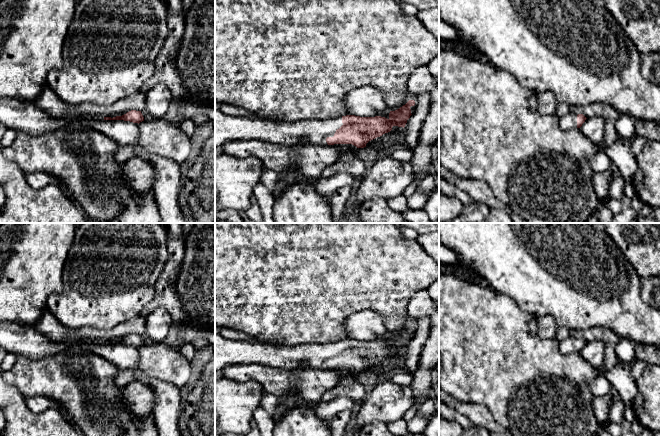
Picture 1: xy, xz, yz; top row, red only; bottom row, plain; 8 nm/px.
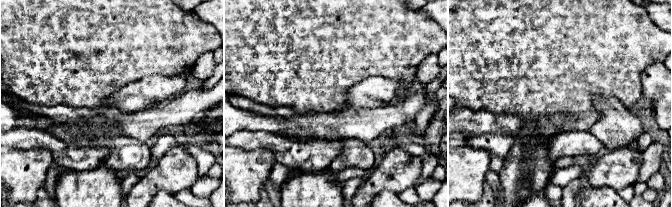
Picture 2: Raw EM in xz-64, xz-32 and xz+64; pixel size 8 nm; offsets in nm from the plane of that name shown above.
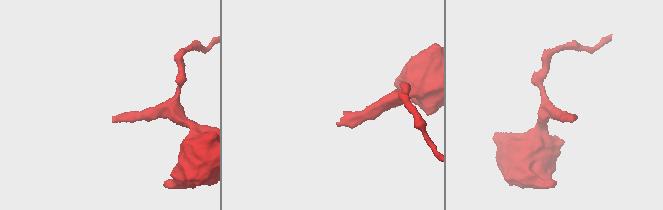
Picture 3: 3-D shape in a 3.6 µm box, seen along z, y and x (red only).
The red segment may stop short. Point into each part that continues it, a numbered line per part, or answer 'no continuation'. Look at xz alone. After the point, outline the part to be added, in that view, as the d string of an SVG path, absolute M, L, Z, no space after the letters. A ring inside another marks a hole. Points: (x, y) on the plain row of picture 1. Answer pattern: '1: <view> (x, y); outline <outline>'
1: xz (228, 352); outline M218 334L215 335L215 371L234 364L257 364L288 370L299 366L327 369L326 362L333 361L342 349L342 341L285 346L236 341Z

